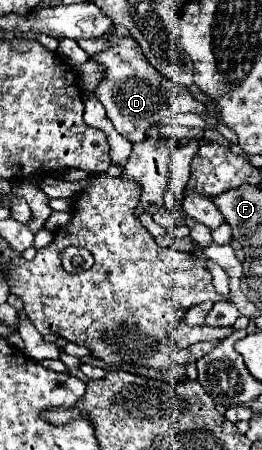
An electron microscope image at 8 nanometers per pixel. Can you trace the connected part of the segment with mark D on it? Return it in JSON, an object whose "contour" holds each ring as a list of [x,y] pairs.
{"contour":[[[106,32],[108,48],[104,52],[92,54],[90,60],[104,66],[104,78],[96,86],[96,98],[104,104],[106,116],[114,124],[114,128],[126,136],[130,142],[140,142],[148,130],[148,126],[162,122],[174,114],[194,112],[198,116],[206,114],[206,106],[198,102],[188,88],[164,78],[144,56],[140,46],[130,38],[116,38],[114,32]]]}

